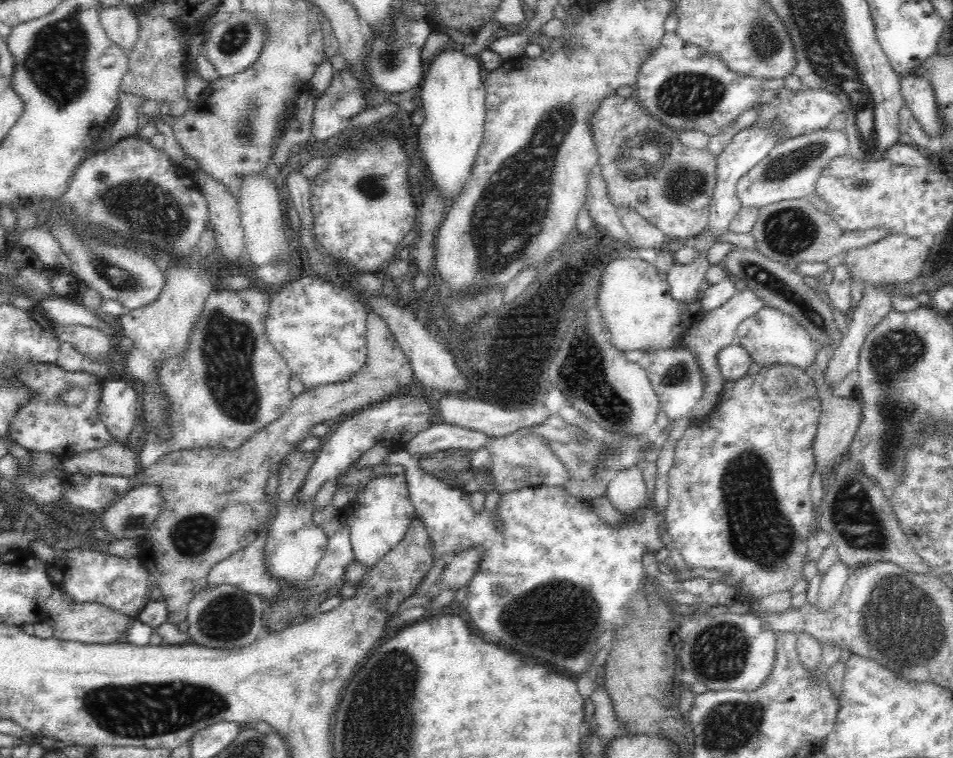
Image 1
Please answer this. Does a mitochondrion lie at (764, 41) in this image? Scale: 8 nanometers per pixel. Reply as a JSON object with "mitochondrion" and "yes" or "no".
{"mitochondrion":"yes"}

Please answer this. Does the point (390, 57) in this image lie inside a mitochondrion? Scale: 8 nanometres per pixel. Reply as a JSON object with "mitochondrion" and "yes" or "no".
{"mitochondrion":"yes"}

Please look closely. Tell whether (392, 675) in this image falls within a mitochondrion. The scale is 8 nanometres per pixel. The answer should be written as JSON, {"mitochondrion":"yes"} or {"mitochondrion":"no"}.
{"mitochondrion":"yes"}

